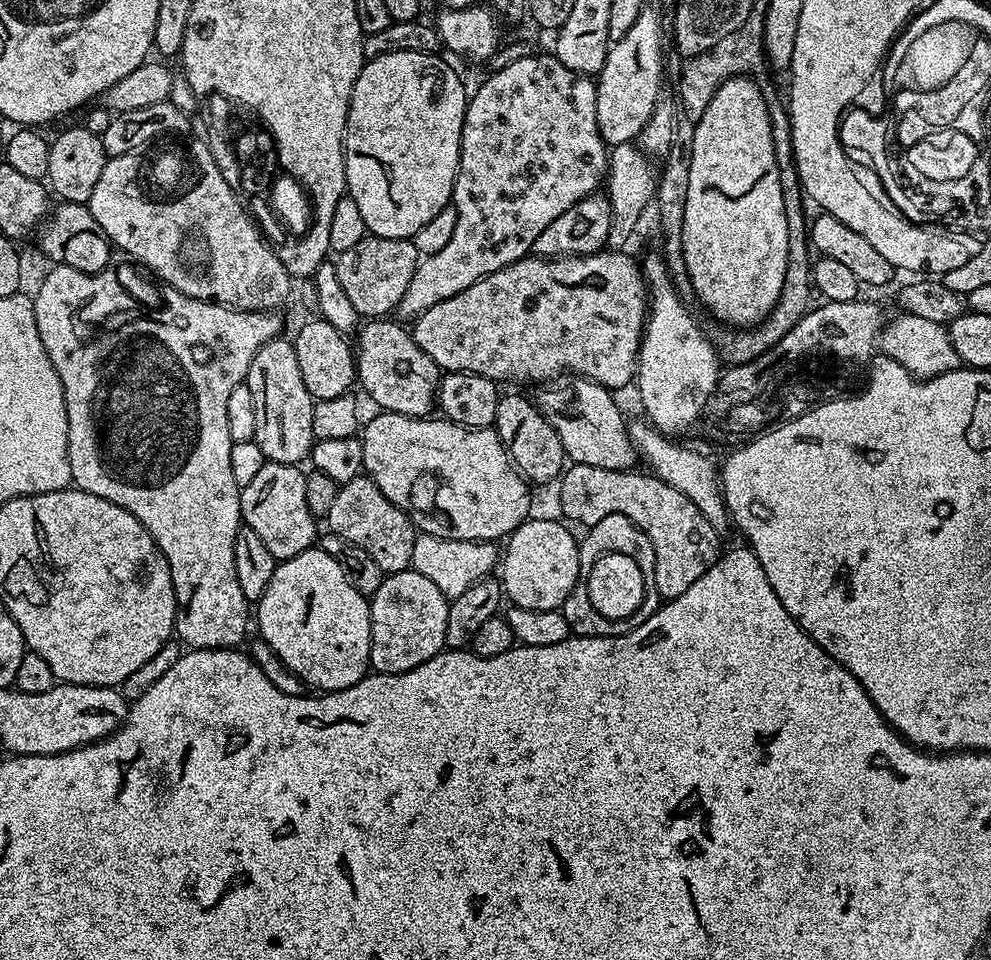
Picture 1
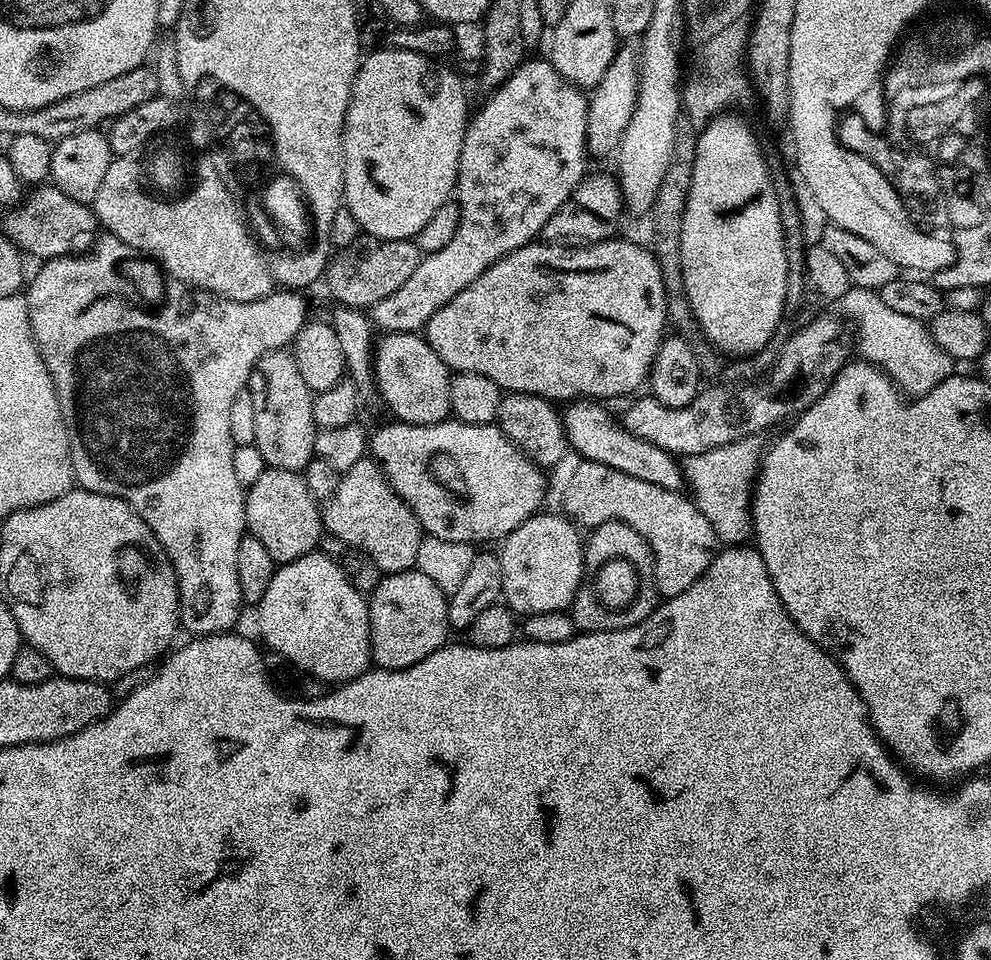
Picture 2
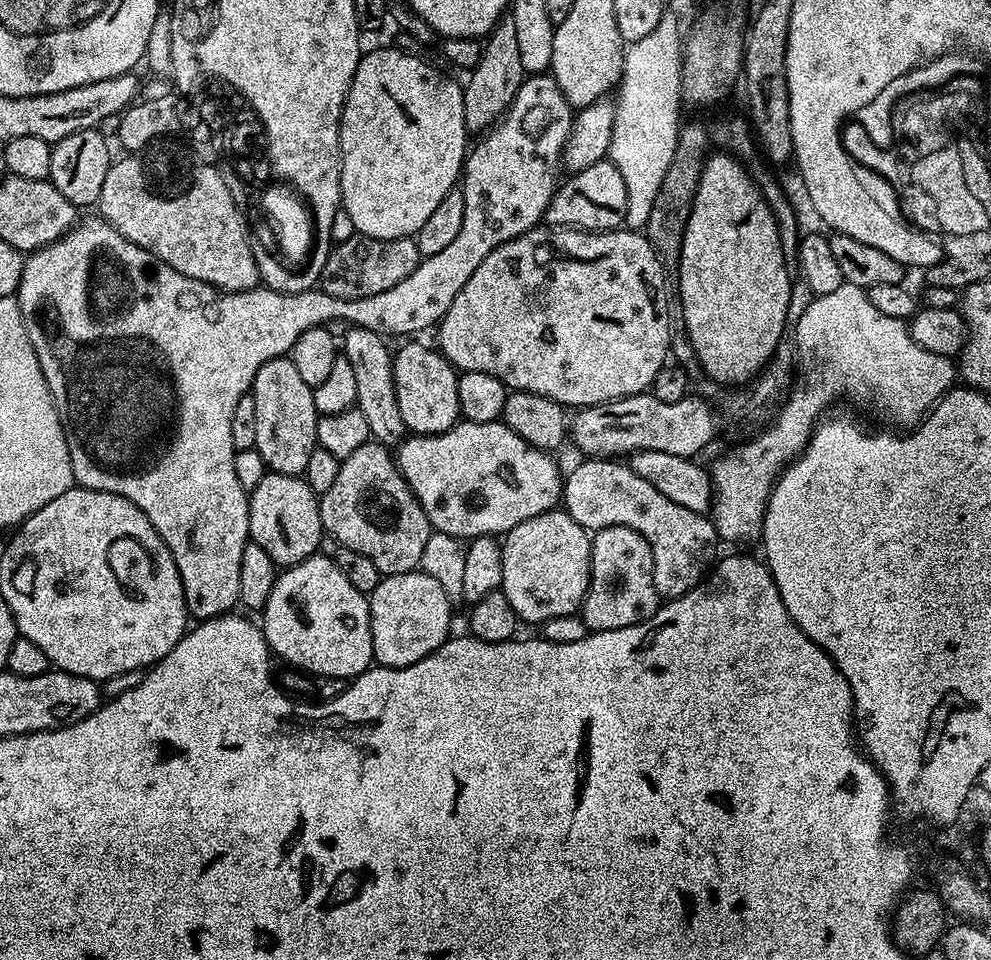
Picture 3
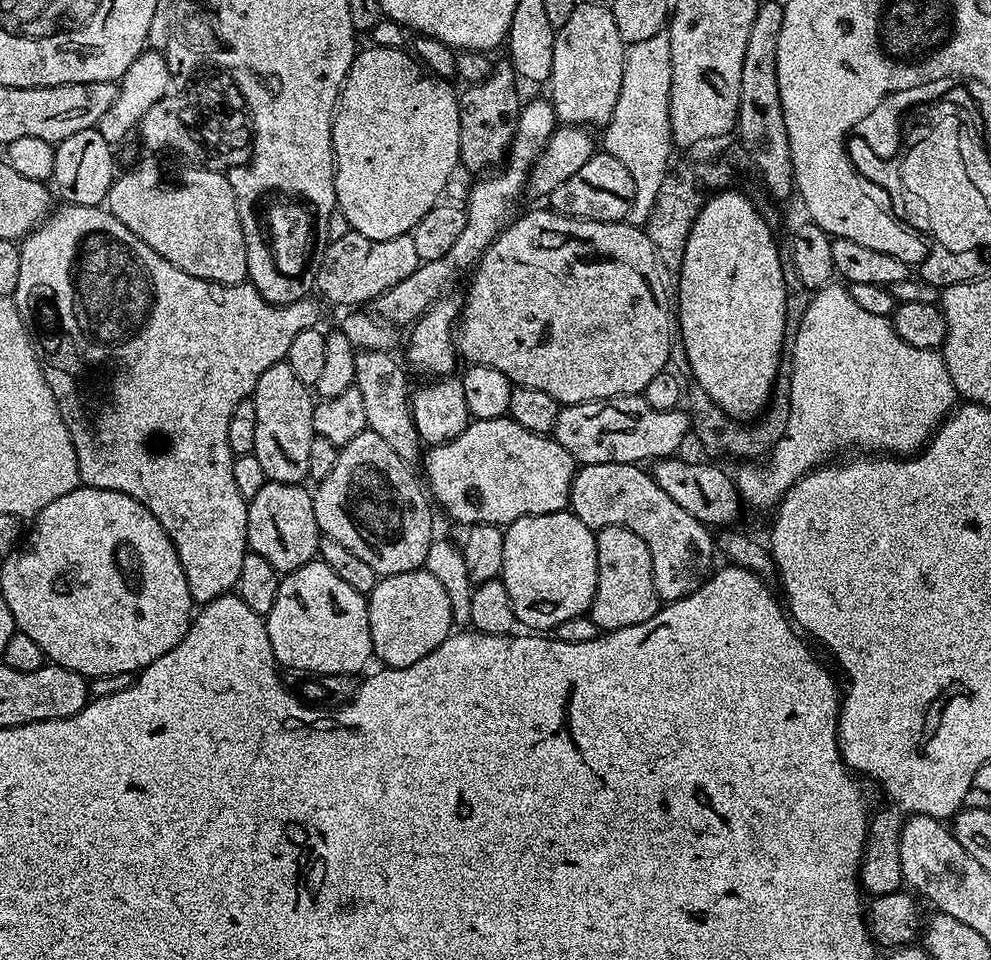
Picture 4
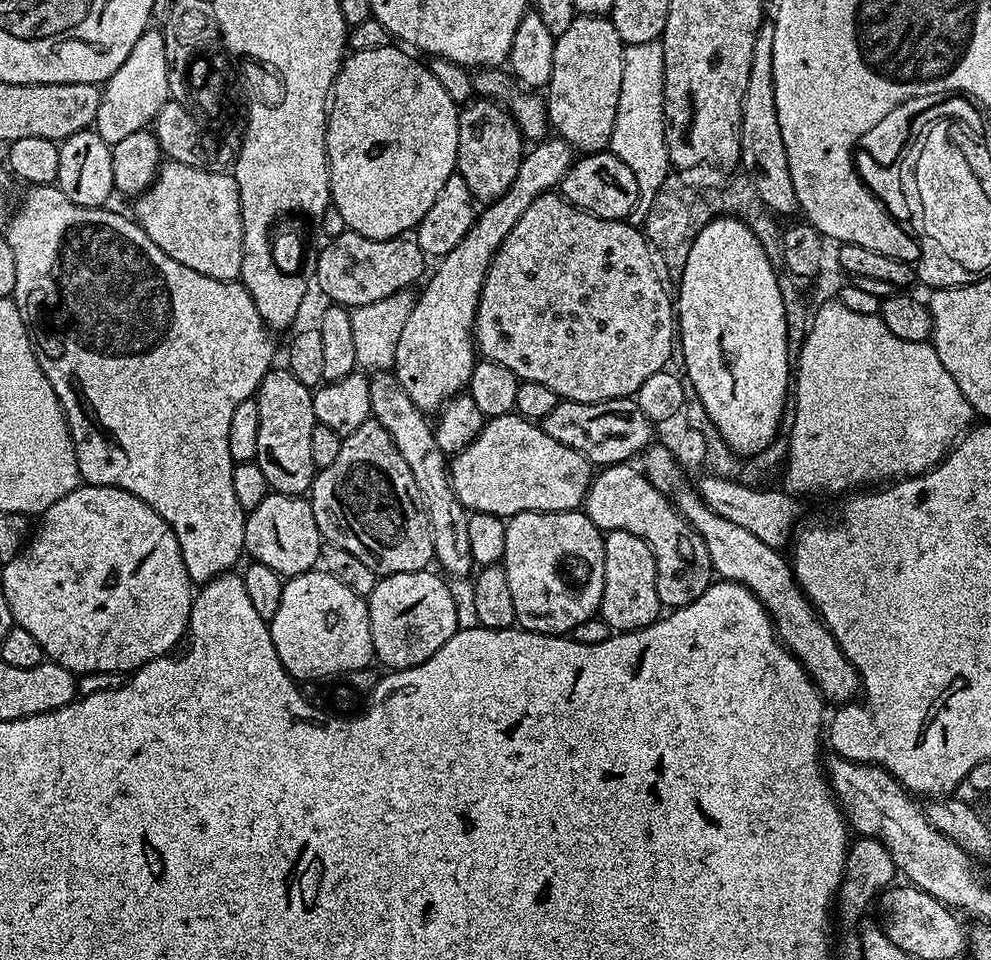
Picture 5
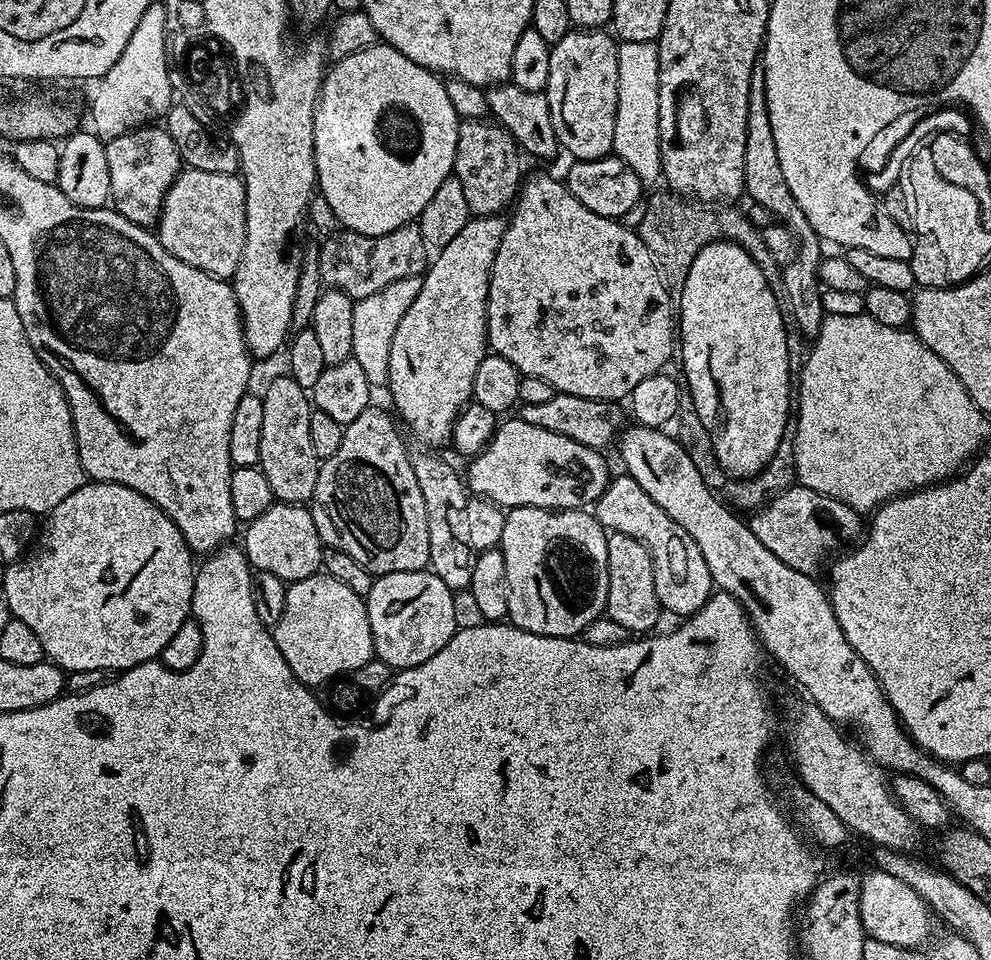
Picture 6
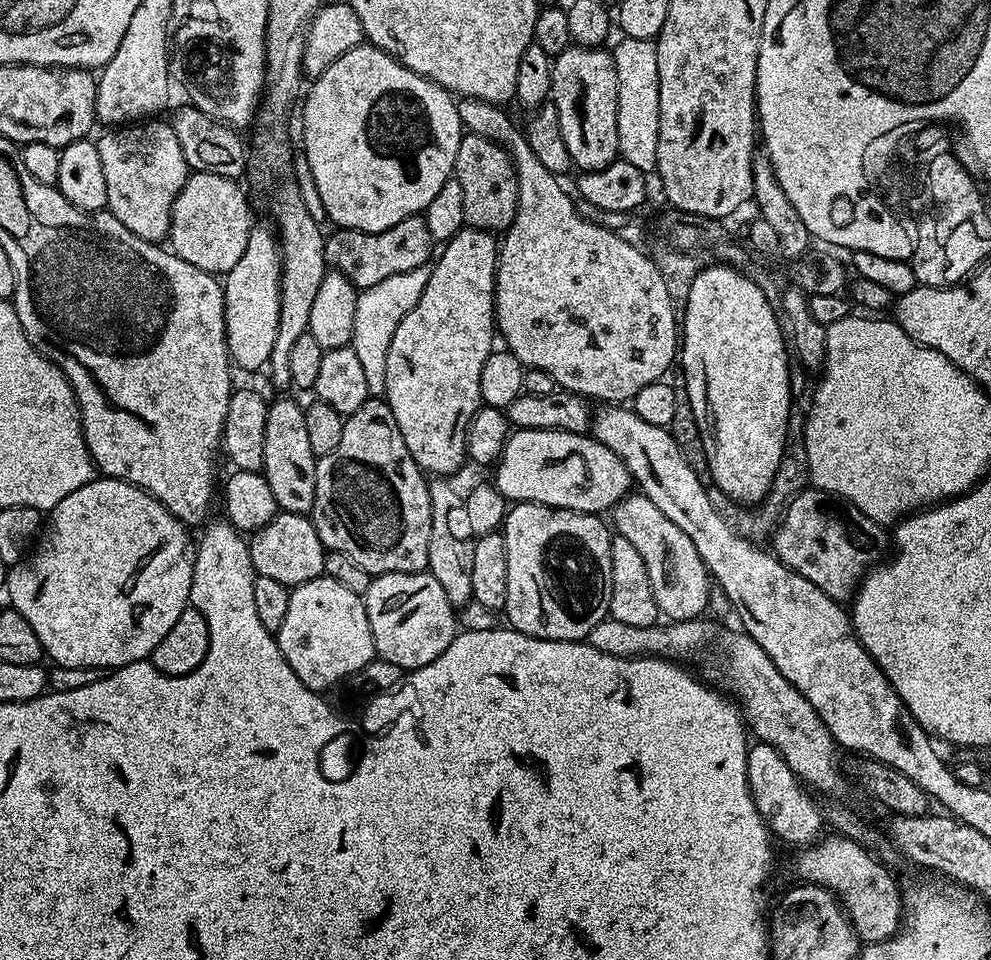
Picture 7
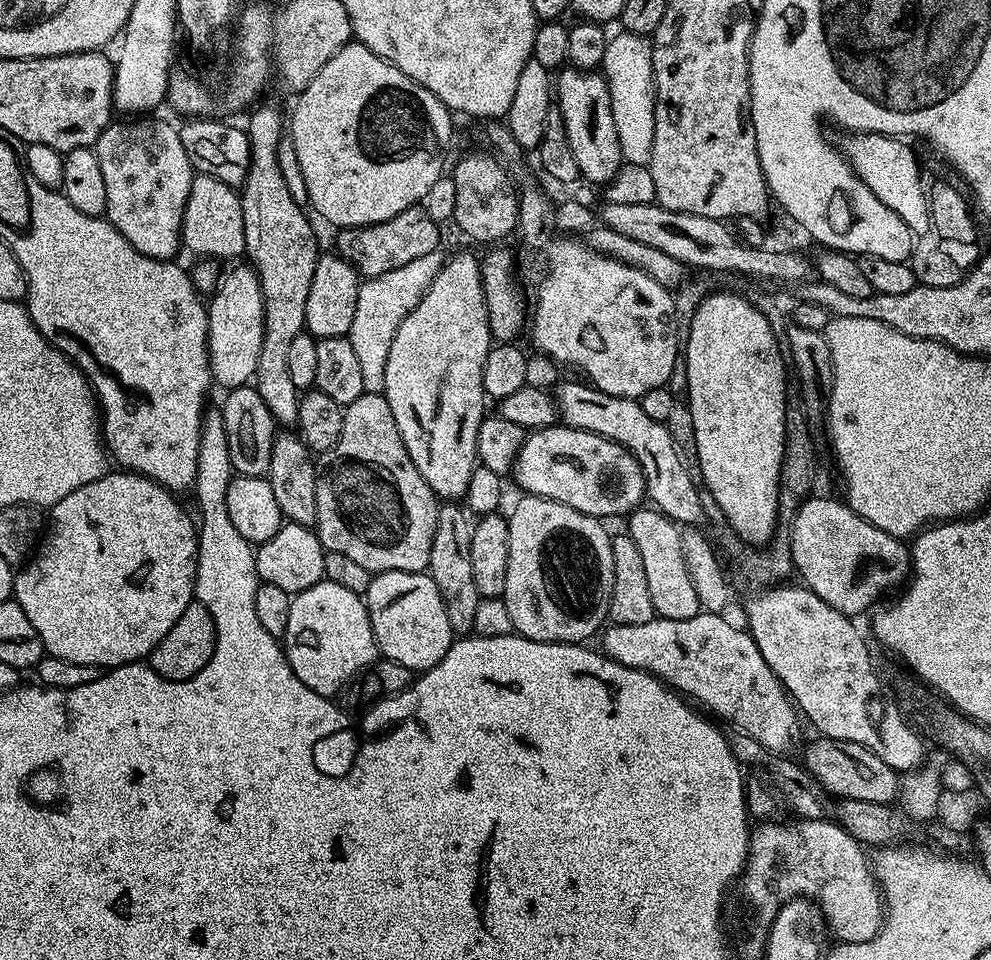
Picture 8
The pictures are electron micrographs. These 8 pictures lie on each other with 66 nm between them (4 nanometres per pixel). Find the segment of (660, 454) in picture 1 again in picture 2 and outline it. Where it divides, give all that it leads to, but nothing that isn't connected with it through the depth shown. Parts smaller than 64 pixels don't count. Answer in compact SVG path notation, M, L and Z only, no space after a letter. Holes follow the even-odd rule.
M757 434L755 436L747 436L741 440L735 440L730 442L726 446L718 446L714 450L706 450L701 456L685 456L682 460L682 471L684 474L684 479L686 481L687 487L690 489L692 487L692 492L690 491L691 499L695 500L696 504L702 510L702 514L706 514L706 522L710 522L710 526L714 526L714 534L716 535L717 541L724 546L744 546L753 539L754 529L752 527L752 497L754 495L754 485L756 482L757 475L760 471L760 465L762 463L762 457L766 451L766 440L763 435Z

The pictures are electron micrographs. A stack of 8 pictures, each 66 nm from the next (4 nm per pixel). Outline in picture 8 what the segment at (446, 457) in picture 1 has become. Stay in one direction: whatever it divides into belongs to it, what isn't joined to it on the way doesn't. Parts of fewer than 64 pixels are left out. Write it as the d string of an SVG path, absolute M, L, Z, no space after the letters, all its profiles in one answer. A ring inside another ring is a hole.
M553 426L529 431L516 459L514 477L521 493L562 502L587 516L627 517L645 503L642 466L618 442L581 428Z

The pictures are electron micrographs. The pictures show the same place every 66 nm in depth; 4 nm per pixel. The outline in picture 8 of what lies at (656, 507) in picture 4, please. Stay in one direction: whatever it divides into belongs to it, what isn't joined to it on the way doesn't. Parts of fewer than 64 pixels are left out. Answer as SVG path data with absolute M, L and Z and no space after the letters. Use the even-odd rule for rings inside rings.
M641 506L627 517L626 535L634 538L634 546L642 554L646 566L646 582L650 585L650 599L659 618L694 618L702 611L694 584L686 568L682 552L682 528L675 520L652 506Z

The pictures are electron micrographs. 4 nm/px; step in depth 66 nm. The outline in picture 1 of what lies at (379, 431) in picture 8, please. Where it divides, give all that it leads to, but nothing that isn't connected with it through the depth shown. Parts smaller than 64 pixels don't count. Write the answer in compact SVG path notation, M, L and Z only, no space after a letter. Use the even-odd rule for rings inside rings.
M366 474L355 476L350 482L337 487L334 503L330 506L330 514L326 517L326 528L327 531L338 534L338 538L358 546L358 550L366 550L366 554L370 554L370 558L378 562L384 573L409 571L414 554L414 542L418 535L416 527L412 525L412 519L401 508L394 506L394 502L390 502L390 498L386 498L382 490L378 490L378 486L374 486L374 482Z

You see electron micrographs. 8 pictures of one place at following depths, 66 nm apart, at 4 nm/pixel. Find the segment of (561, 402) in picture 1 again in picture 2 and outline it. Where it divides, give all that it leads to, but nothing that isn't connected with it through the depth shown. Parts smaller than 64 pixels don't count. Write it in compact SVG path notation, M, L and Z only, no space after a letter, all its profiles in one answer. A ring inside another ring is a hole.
M581 398L571 401L565 408L568 409L563 409L562 415L568 435L568 447L573 453L577 452L577 457L593 460L614 470L622 470L622 474L630 474L630 478L639 478L653 486L662 486L662 490L678 492L685 487L683 471L672 453L630 434L617 421L615 424L608 417L608 412L604 409L607 407L603 403Z

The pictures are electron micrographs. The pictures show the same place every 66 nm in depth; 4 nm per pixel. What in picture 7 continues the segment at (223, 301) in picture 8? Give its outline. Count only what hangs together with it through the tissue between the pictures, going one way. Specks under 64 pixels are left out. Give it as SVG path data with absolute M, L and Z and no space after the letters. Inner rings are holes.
M253 227L242 258L234 270L223 273L222 287L228 355L237 369L263 369L274 350L274 338L278 338L280 309L280 242L271 227Z

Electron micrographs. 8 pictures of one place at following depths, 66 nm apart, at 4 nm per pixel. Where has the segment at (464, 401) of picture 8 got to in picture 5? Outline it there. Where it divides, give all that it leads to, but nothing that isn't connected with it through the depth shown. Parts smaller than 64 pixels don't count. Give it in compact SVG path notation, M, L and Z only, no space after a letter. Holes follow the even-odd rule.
M549 138L533 143L520 158L518 174L514 182L510 182L510 190L506 190L506 194L502 194L487 206L481 207L462 240L445 256L439 257L437 264L440 265L433 270L432 277L430 277L431 272L427 277L429 280L424 293L420 292L415 297L415 304L402 328L402 334L398 337L396 353L393 354L394 375L398 378L402 390L410 396L410 402L414 402L414 406L420 408L421 412L435 413L443 408L453 396L459 396L467 389L470 374L478 359L478 349L474 343L476 307L480 301L490 262L499 250L500 243L506 238L506 234L514 230L514 222L518 222L518 218L526 214L526 206L530 206L530 202L534 202L534 198L538 198L543 192L553 191L573 163L574 149L565 140Z

